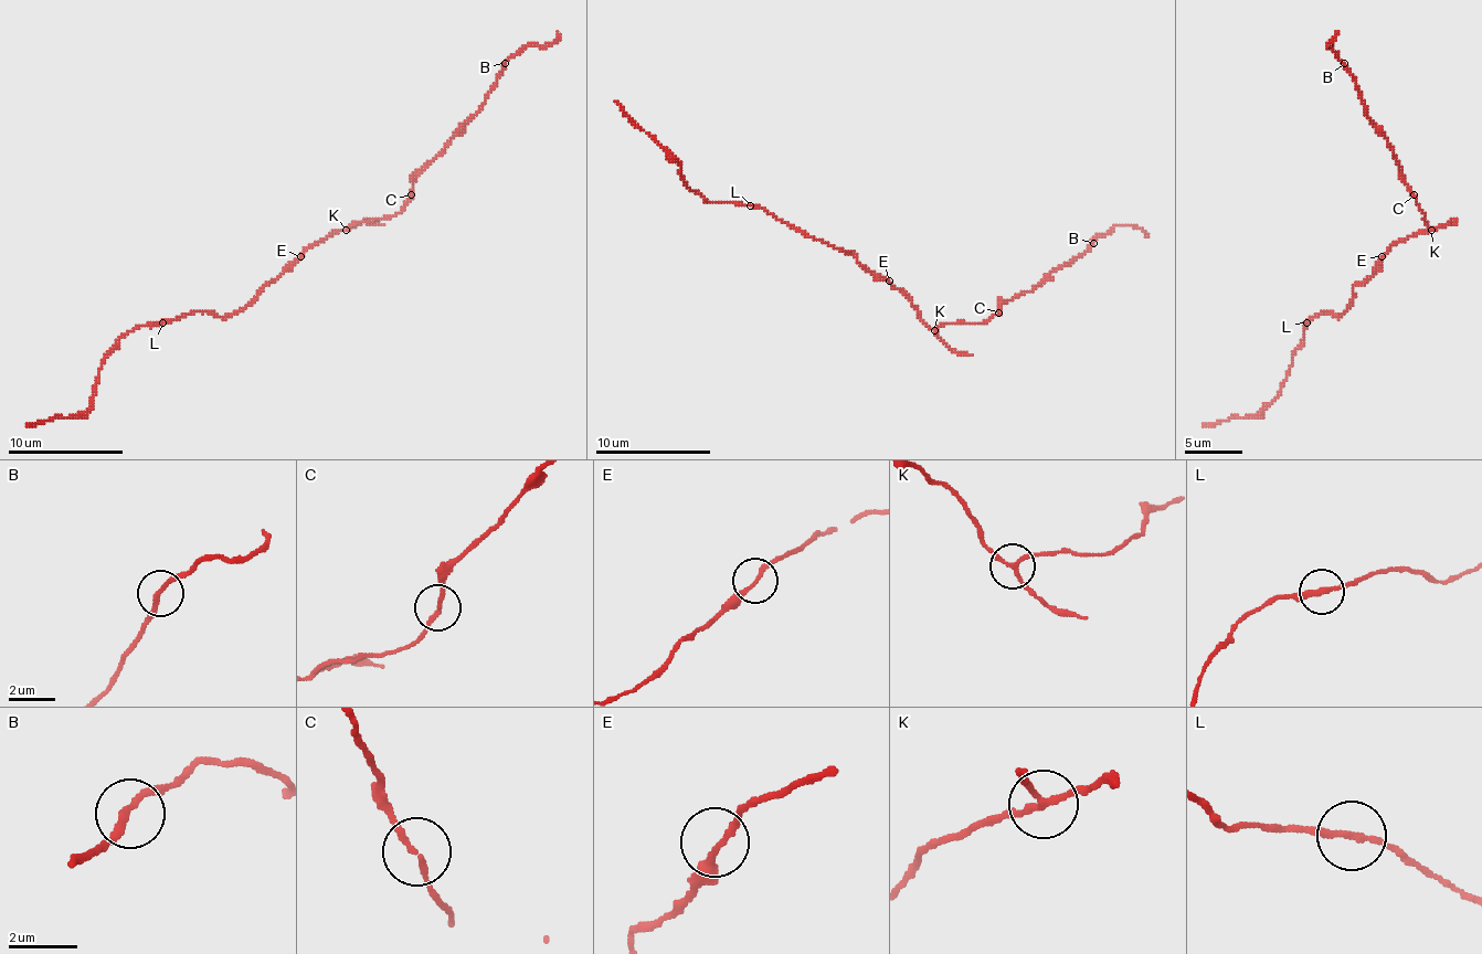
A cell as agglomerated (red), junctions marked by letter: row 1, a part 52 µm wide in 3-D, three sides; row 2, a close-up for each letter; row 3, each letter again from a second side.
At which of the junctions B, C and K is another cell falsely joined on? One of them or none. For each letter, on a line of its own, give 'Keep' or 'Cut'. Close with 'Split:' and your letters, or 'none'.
B: Keep
C: Keep
K: Cut
Split: K

